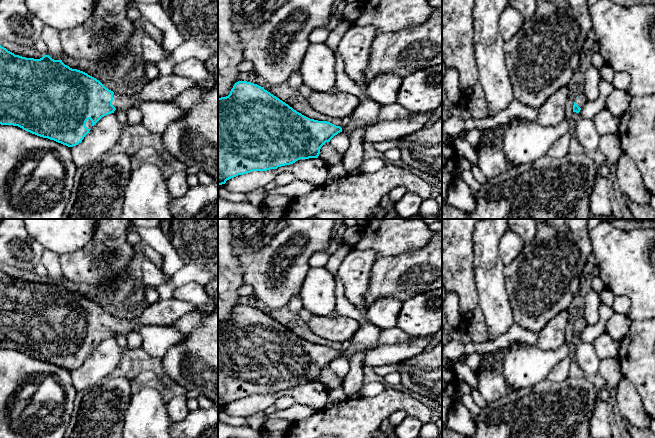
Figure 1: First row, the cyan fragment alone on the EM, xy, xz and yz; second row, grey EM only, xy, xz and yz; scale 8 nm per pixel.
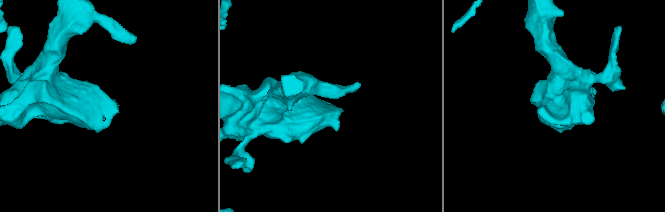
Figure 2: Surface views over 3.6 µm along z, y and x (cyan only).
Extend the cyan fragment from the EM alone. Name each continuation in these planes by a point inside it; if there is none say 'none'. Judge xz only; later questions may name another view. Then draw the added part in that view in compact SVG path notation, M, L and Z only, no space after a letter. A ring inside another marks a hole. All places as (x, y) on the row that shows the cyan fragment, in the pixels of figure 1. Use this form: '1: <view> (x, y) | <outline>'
1: xz (366, 113) | M369 97L360 100L359 104L350 115L350 122L342 128L342 131L351 134L358 128L375 124L378 122L380 108L381 106Z

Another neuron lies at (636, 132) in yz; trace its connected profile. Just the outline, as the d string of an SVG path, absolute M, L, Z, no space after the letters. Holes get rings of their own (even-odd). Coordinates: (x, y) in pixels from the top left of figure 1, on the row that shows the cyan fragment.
M655 94L632 98L619 120L622 152L634 161L646 190L655 196Z

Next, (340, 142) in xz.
M340 132L330 140L330 145L340 154L344 155L350 145L350 134Z

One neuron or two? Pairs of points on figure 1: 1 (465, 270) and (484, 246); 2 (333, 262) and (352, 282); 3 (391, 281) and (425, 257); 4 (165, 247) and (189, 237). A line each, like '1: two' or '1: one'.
1: two
2: two
3: one
4: two

